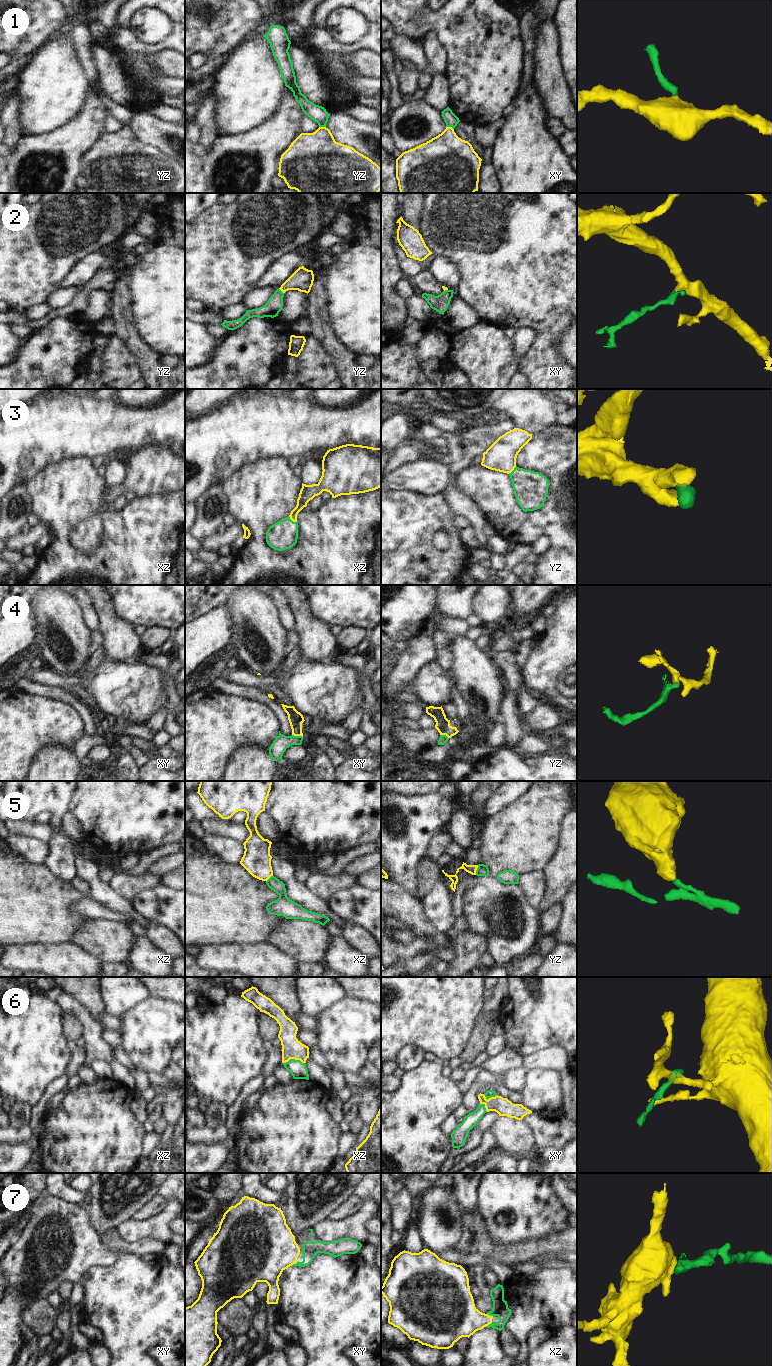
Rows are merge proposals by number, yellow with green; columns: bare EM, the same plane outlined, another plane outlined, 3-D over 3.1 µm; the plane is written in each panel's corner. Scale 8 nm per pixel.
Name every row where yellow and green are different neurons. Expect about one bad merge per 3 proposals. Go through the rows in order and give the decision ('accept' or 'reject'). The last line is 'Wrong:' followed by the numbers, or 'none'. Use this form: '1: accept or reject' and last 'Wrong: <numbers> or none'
1: accept
2: accept
3: accept
4: accept
5: reject
6: reject
7: accept
Wrong: 5, 6

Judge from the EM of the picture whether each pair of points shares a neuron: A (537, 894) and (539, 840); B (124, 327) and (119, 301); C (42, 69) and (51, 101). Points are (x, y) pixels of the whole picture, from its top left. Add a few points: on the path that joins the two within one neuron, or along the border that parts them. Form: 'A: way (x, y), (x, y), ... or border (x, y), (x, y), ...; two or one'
A: border (543, 869), (523, 873), (519, 876); two
B: way (124, 321), (122, 307); one
C: way (50, 77), (51, 93); one

